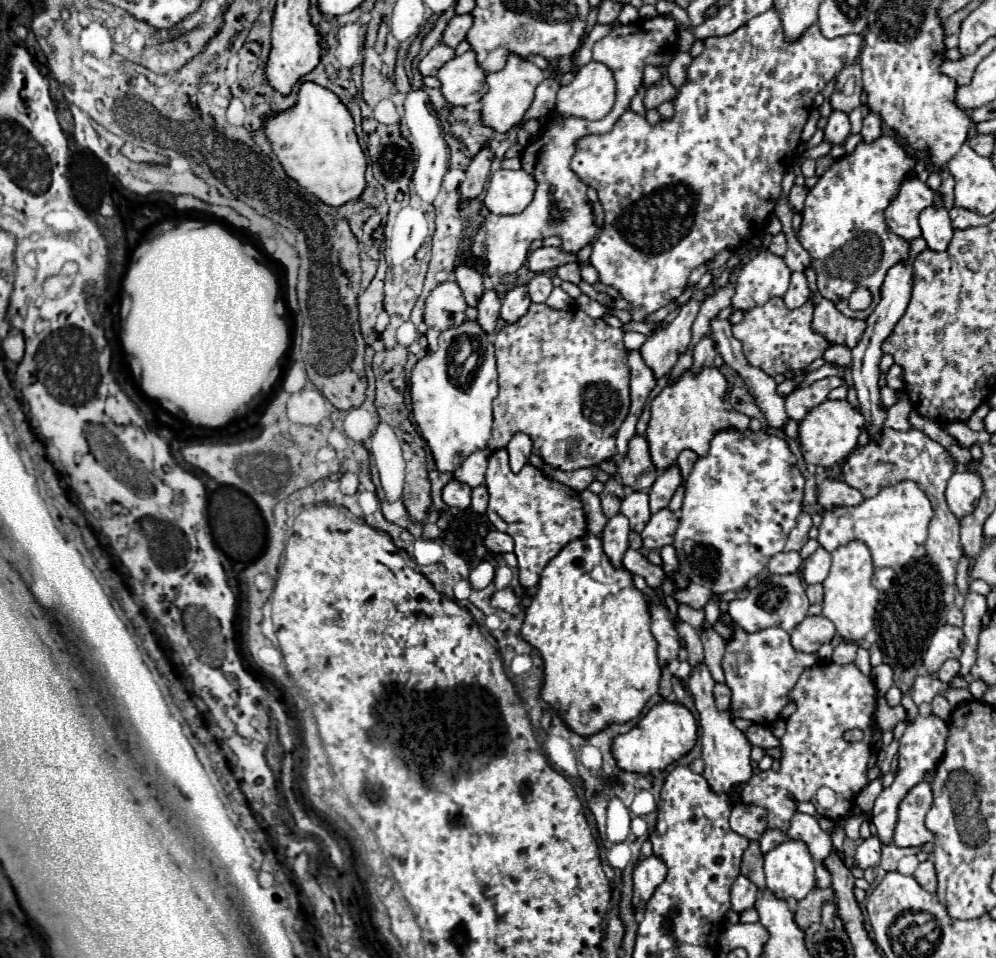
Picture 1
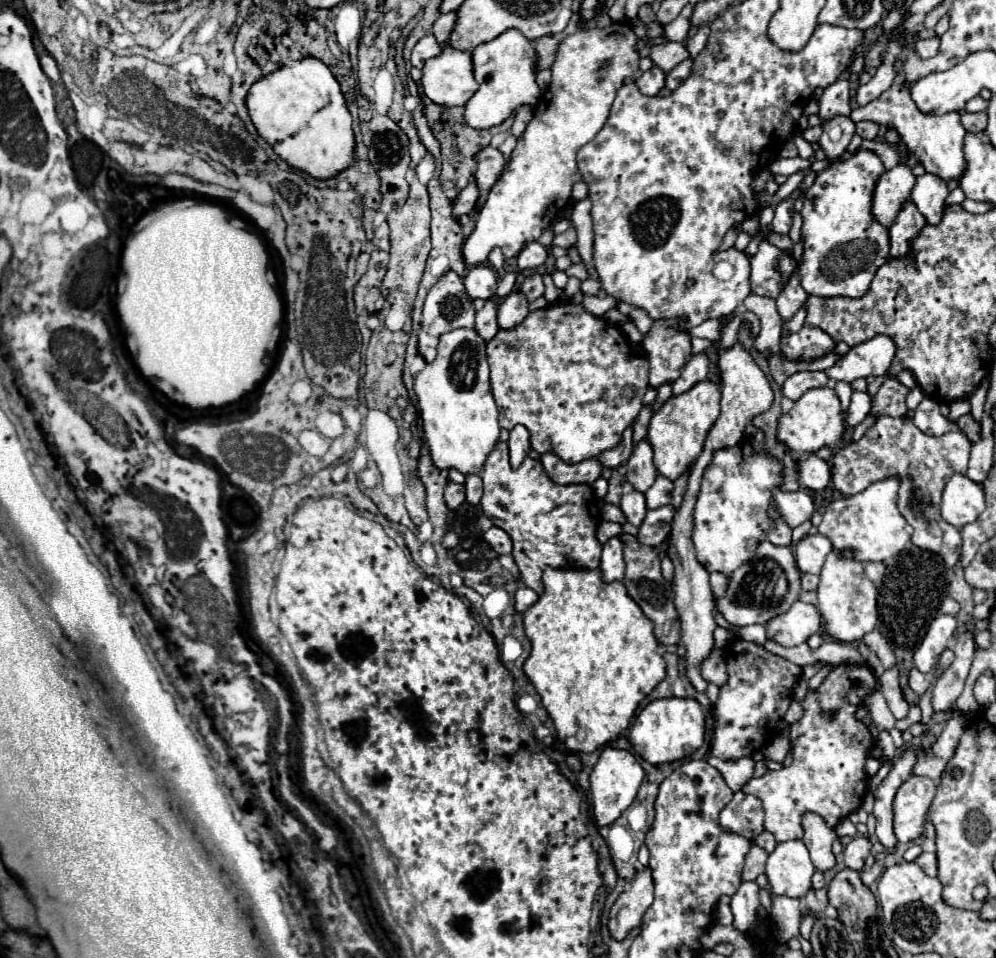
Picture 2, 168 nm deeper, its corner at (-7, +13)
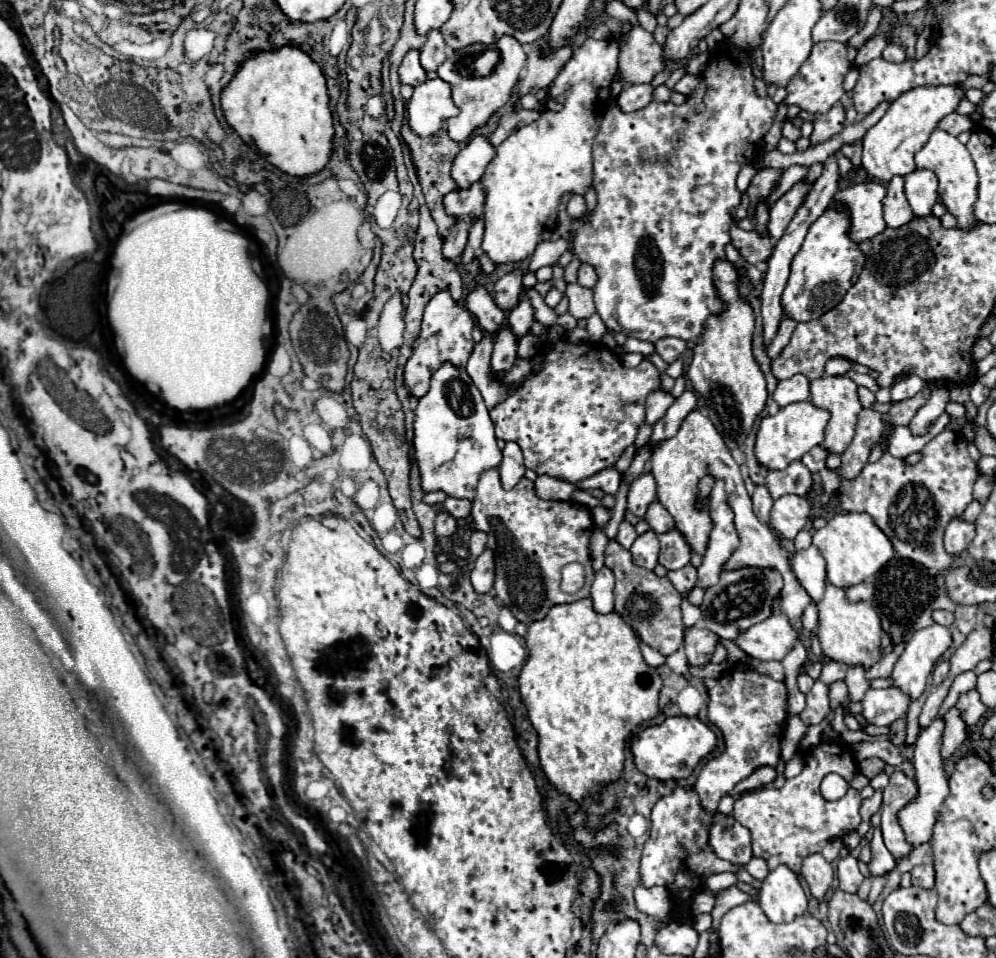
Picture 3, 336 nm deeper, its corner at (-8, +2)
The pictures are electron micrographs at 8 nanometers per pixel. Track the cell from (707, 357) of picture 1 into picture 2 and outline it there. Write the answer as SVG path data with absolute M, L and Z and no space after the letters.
M704 351L692 355L690 361L684 365L682 375L672 383L672 391L674 393L684 393L692 385L704 381L706 375L708 375L708 371L710 371L710 359L708 359L708 355Z

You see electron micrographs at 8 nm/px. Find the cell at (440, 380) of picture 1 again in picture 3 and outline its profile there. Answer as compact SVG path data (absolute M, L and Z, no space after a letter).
M443 364L431 376L431 388L415 410L413 448L421 474L421 488L425 492L441 490L451 498L473 500L479 476L499 466L501 450L493 434L489 410L465 368Z

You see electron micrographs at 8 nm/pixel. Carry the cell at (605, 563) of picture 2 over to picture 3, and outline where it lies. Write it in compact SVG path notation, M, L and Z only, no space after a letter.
M603 566L595 574L595 580L591 586L593 610L597 610L599 614L613 612L613 586L615 586L615 576L607 566Z

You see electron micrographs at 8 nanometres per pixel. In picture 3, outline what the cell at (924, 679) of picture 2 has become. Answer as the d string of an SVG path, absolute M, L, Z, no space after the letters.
M885 688L885 690L867 690L863 698L861 716L867 724L875 726L889 726L897 718L901 718L909 708L909 698L899 688Z

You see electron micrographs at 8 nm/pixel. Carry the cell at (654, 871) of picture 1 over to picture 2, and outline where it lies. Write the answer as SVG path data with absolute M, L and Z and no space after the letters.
M644 867L626 891L618 897L618 901L610 909L610 933L614 939L624 939L630 929L642 923L642 915L652 905L654 887L652 887L652 869Z

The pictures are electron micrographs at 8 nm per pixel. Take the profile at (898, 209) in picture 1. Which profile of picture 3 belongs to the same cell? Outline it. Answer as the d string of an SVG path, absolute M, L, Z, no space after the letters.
M863 182L839 190L833 196L833 206L845 206L849 210L849 238L853 242L863 242L887 226L883 220L883 200L885 186L879 182Z

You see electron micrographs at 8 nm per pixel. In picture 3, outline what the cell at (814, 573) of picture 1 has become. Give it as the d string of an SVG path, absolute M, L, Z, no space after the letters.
M815 546L797 550L793 554L793 572L811 600L817 604L825 592L825 560Z

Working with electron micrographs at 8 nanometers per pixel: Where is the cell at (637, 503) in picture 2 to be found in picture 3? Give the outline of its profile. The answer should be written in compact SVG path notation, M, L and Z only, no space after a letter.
M621 522L615 540L617 540L623 548L631 548L631 544L635 542L635 538L637 538L637 534L635 534L633 524L629 524L629 522Z

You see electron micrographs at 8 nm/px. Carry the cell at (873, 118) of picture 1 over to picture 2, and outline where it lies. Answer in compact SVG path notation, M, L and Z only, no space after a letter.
M860 121L856 125L856 133L862 137L862 139L876 139L878 137L878 125L872 123L872 121Z

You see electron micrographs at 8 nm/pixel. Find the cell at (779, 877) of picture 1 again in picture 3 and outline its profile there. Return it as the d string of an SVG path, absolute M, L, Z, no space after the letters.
M779 866L763 880L757 904L771 922L791 922L807 912L807 894L797 874L787 866Z

